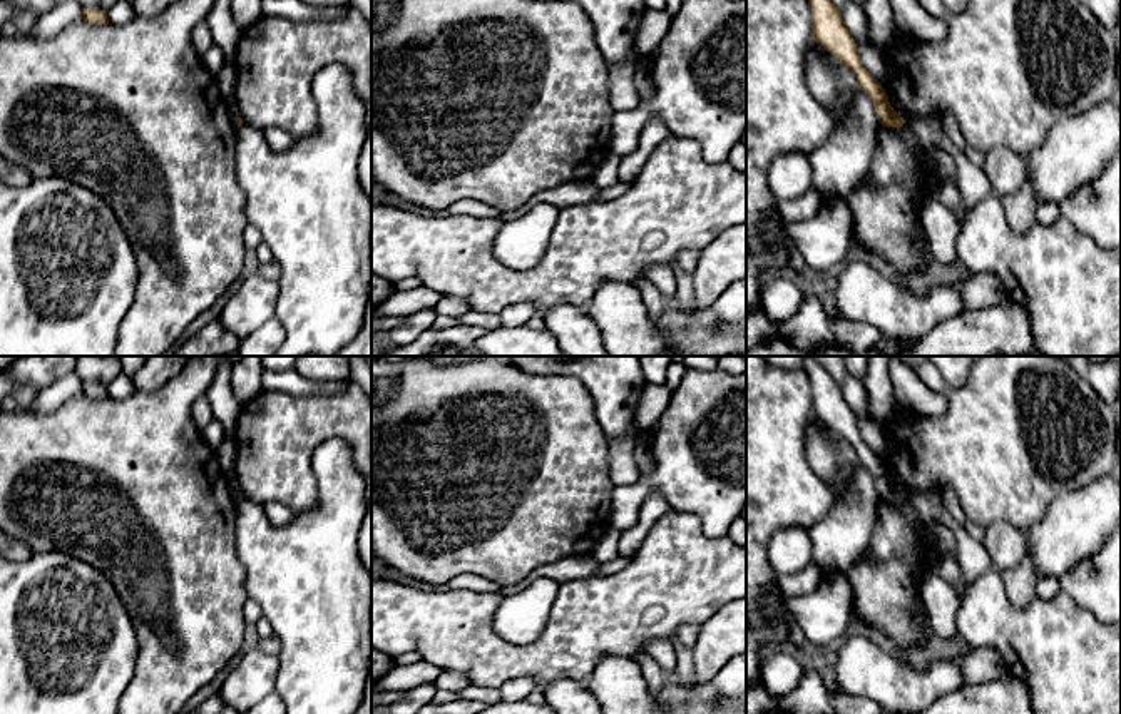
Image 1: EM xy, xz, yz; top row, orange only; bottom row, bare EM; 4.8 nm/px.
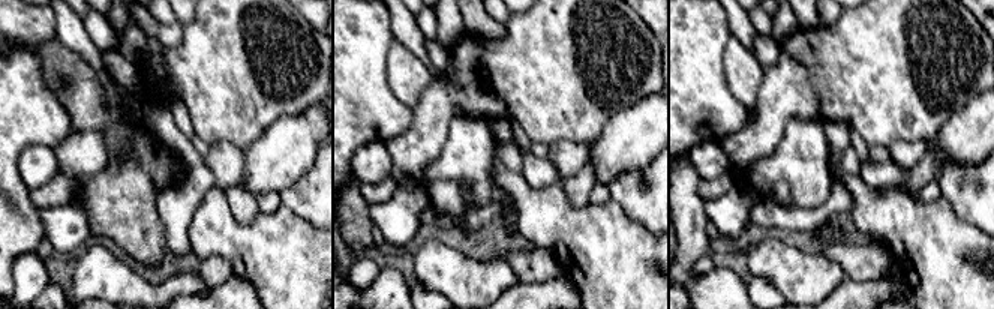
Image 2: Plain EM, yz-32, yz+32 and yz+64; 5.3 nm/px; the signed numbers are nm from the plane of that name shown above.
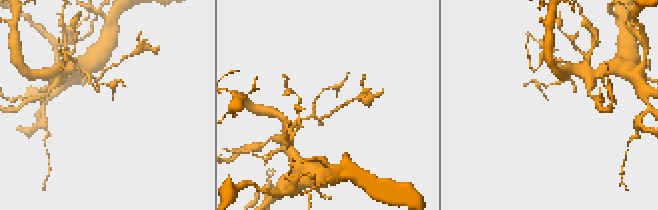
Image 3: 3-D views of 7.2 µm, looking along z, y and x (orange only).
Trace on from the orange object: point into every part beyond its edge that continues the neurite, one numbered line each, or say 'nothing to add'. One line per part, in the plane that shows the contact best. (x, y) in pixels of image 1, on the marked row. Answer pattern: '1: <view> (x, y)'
nothing to add

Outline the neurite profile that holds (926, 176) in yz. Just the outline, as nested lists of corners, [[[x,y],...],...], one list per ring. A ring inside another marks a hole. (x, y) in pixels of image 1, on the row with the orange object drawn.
[[[925,156],[925,159],[919,164],[919,176],[917,176],[917,189],[922,199],[932,196],[934,179],[939,177]]]

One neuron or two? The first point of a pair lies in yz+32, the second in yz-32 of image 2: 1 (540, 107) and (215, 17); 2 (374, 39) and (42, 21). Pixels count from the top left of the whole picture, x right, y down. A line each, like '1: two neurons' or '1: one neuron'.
1: one neuron
2: one neuron

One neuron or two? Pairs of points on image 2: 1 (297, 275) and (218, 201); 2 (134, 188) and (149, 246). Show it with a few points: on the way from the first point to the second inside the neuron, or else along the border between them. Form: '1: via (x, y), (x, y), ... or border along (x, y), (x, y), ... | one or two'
1: via (275, 254), (254, 251), (227, 224) | one
2: via (134, 203), (134, 224), (140, 231) | one

